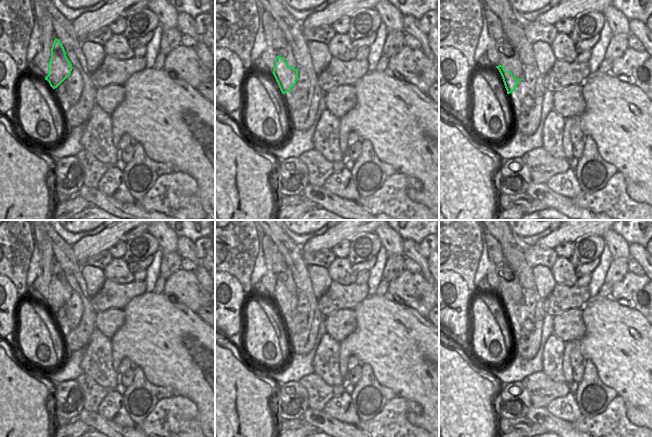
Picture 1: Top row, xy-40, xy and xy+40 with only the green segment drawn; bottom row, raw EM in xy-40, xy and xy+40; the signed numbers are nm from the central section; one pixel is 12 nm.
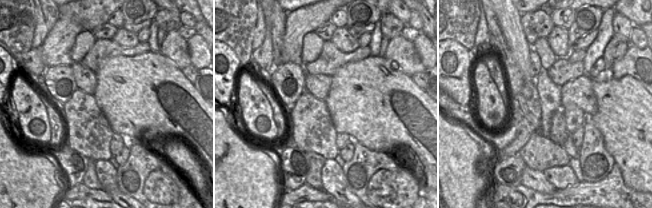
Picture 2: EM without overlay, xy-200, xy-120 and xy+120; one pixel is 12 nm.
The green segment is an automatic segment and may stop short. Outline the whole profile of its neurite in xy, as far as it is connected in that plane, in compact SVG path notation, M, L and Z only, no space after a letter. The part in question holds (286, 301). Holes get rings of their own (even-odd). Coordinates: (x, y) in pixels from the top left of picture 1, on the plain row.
M278 279L275 281L275 290L272 297L283 318L289 337L305 328L308 315L306 319L303 320L302 315L296 309L298 293L289 291L283 281Z

